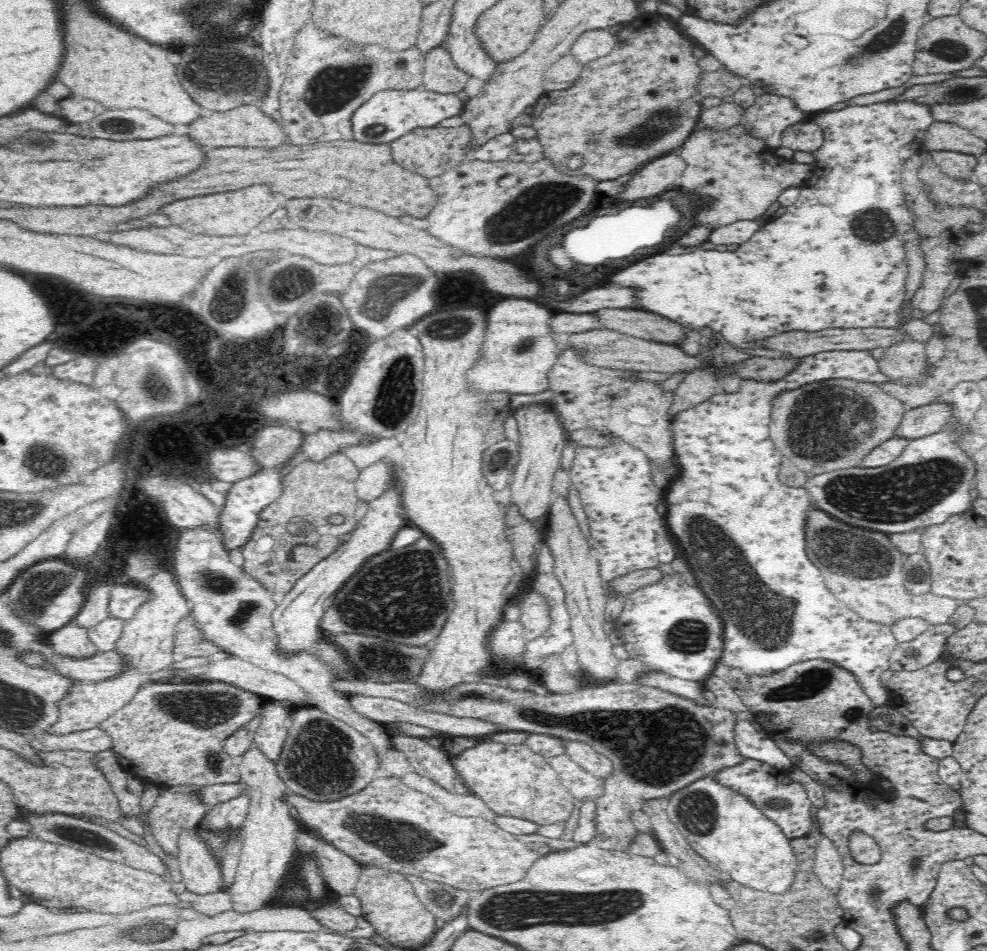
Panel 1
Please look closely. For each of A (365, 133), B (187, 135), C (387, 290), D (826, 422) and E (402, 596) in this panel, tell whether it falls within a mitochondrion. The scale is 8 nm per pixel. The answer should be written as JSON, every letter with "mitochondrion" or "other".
{"A":"mitochondrion","B":"other","C":"mitochondrion","D":"mitochondrion","E":"mitochondrion"}

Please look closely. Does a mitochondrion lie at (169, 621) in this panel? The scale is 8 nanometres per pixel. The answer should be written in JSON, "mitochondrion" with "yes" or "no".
{"mitochondrion":"no"}

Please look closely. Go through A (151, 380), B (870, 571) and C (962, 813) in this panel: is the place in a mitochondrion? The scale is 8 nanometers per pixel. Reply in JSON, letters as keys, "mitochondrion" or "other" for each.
{"A":"mitochondrion","B":"mitochondrion","C":"other"}

